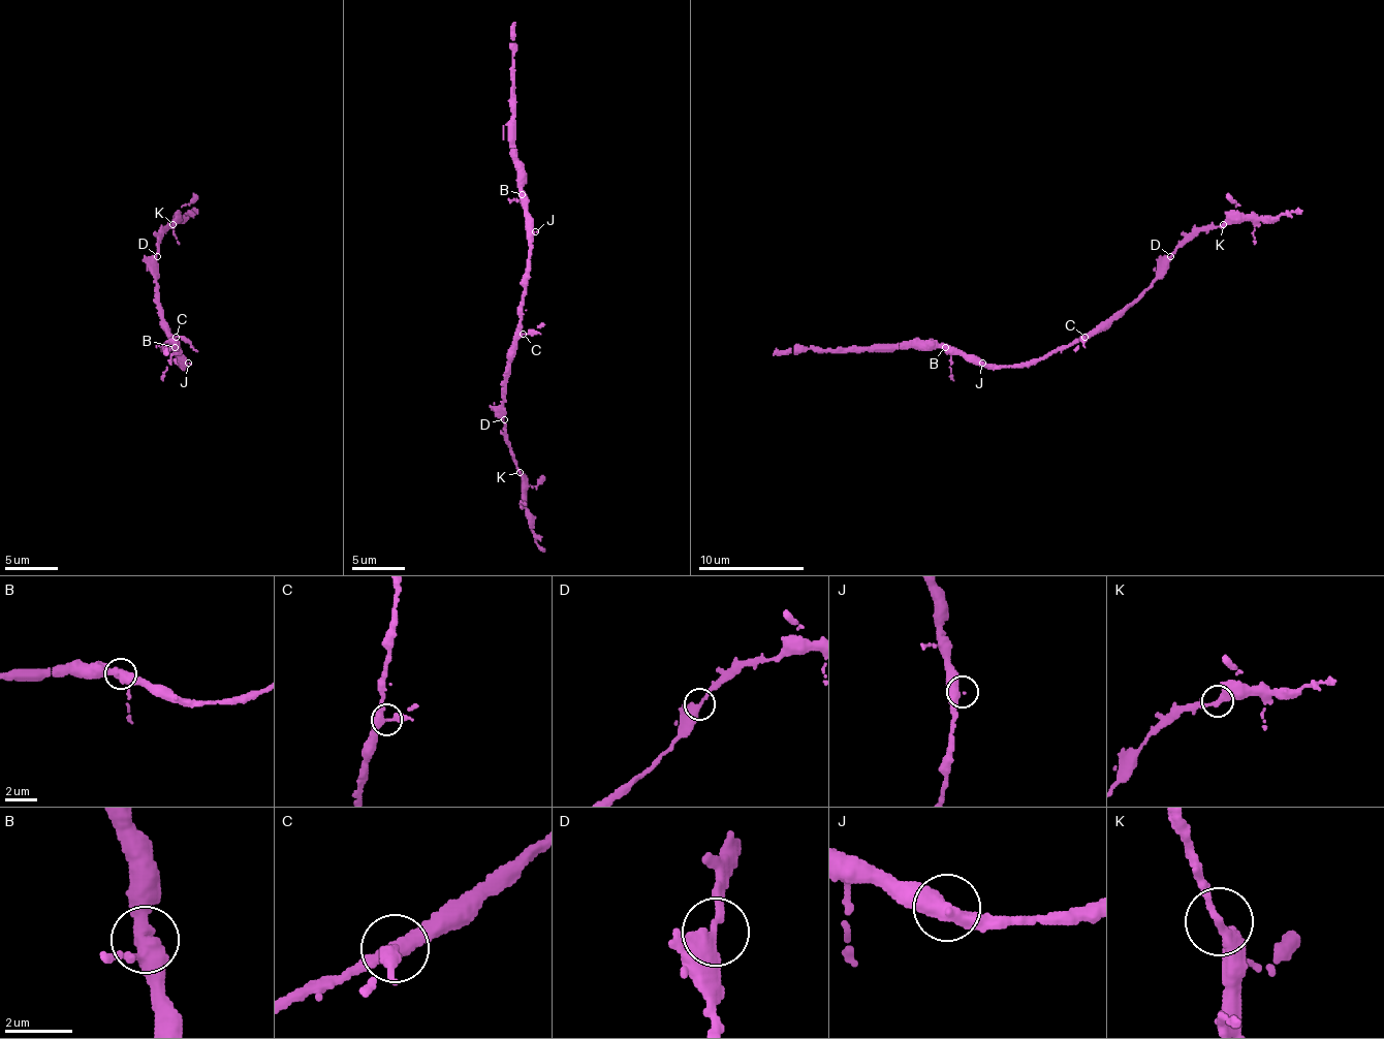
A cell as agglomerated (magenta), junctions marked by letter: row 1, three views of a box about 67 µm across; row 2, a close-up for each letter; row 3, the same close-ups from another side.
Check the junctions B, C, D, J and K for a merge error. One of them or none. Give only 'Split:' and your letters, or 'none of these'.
Split: C

